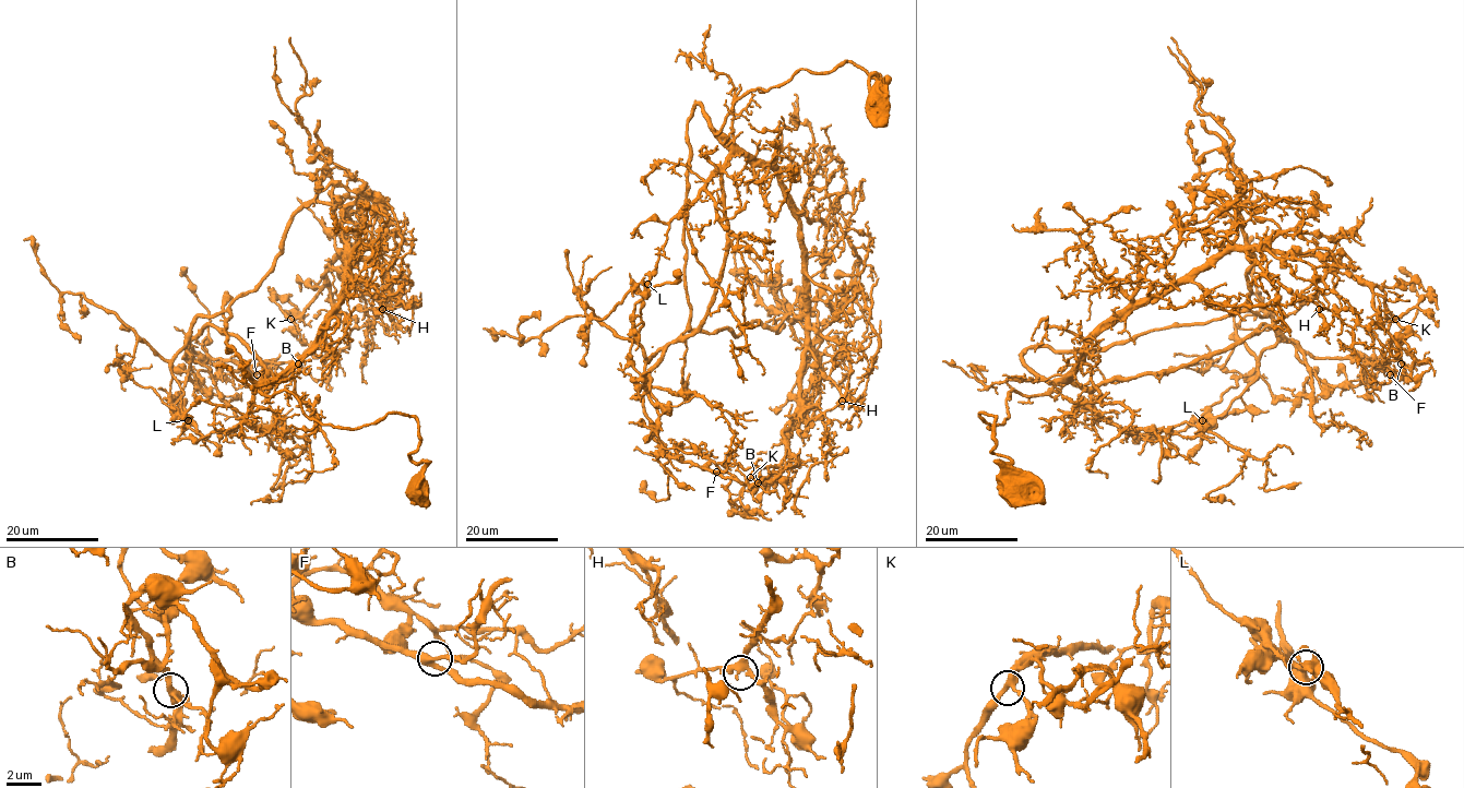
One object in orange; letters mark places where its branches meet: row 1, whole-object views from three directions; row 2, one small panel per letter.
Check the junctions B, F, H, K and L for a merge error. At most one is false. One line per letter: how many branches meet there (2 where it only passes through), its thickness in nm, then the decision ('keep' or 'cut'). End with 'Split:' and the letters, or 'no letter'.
B: 3 | 320 nm | keep
F: 3 | 340 nm | keep
H: 3 | 320 nm | keep
K: 3 | 320 nm | keep
L: 3 | 300 nm | keep
Split: no letter

